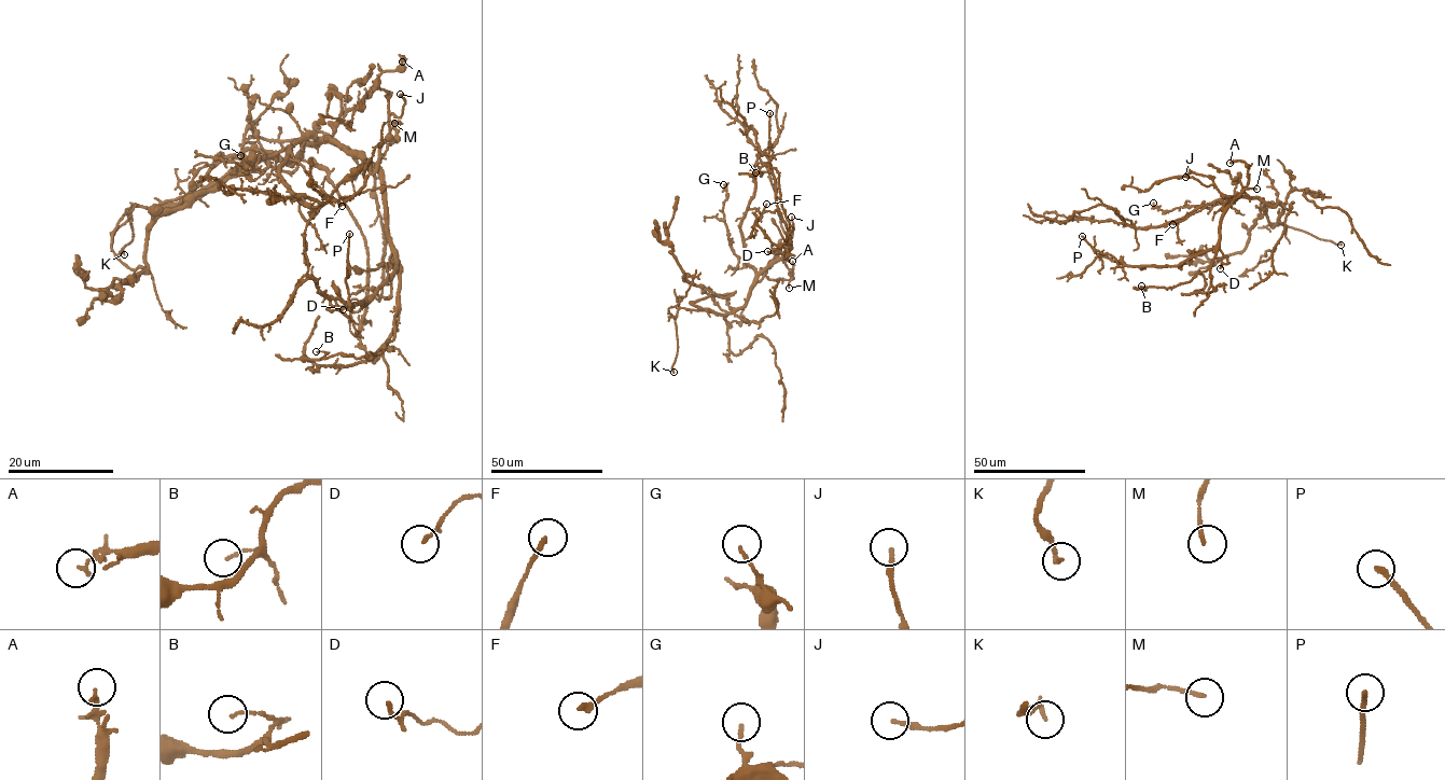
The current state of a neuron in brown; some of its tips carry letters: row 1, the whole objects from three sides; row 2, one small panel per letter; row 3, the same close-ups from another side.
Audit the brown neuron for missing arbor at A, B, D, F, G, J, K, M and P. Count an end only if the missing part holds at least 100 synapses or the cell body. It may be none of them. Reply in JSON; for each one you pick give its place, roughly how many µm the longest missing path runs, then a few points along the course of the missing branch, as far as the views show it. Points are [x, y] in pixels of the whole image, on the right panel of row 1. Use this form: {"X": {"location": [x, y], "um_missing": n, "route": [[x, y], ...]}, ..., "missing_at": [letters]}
{"K": {"location": [1341, 245], "um_missing": 80}, "missing_at": ["K"]}

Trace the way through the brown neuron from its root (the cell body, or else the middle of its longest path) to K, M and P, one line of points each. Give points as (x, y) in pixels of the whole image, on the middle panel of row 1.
K: (754, 279), (746, 303), (731, 312), (678, 310), (674, 372)
M: (754, 279), (781, 260), (789, 269), (789, 288)
P: (754, 279), (784, 254), (790, 244), (789, 232), (776, 202), (776, 179), (768, 156), (769, 113)

